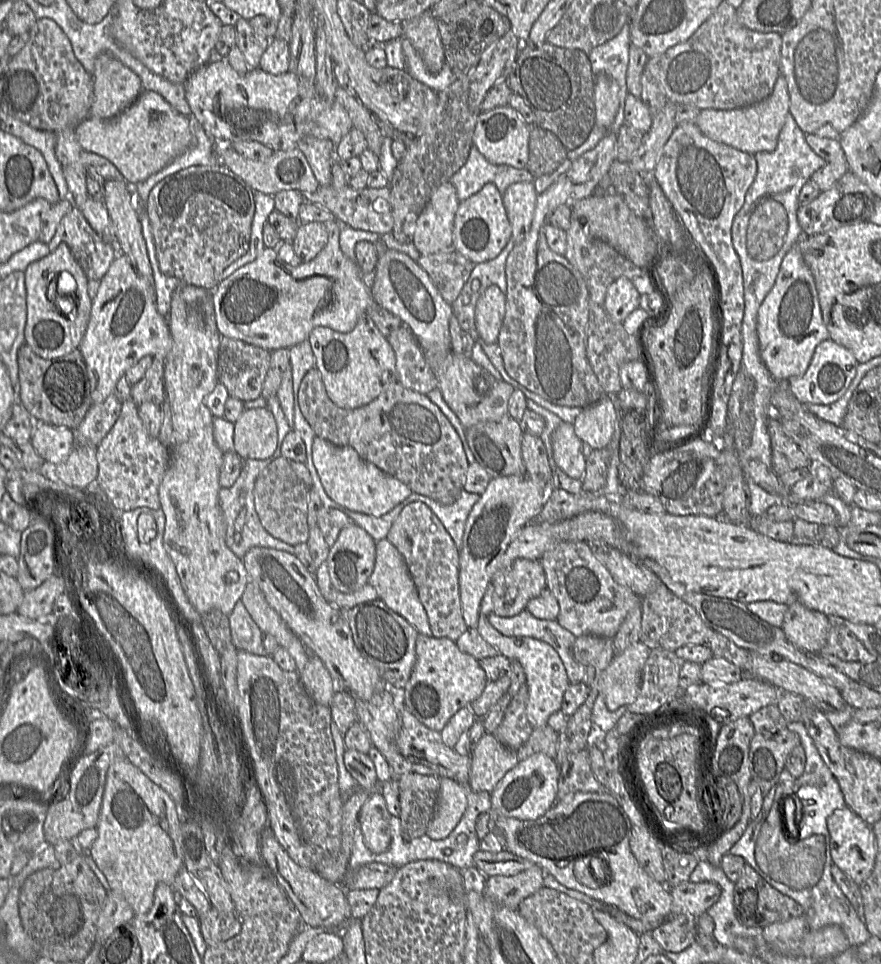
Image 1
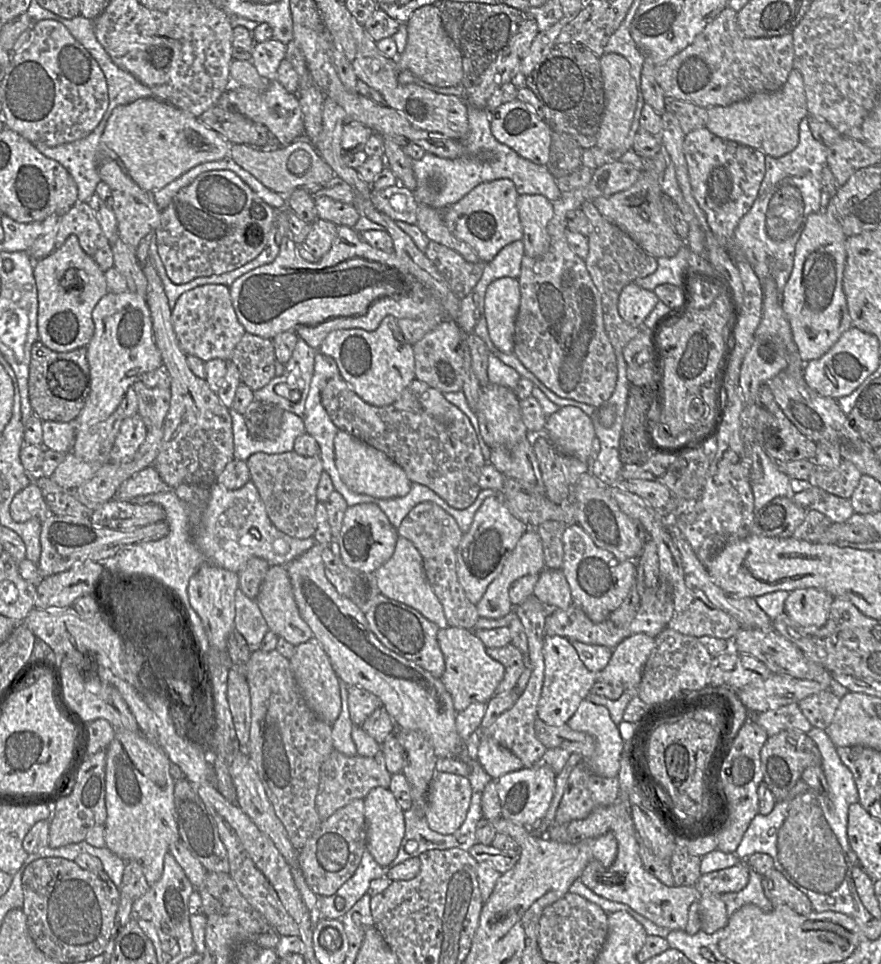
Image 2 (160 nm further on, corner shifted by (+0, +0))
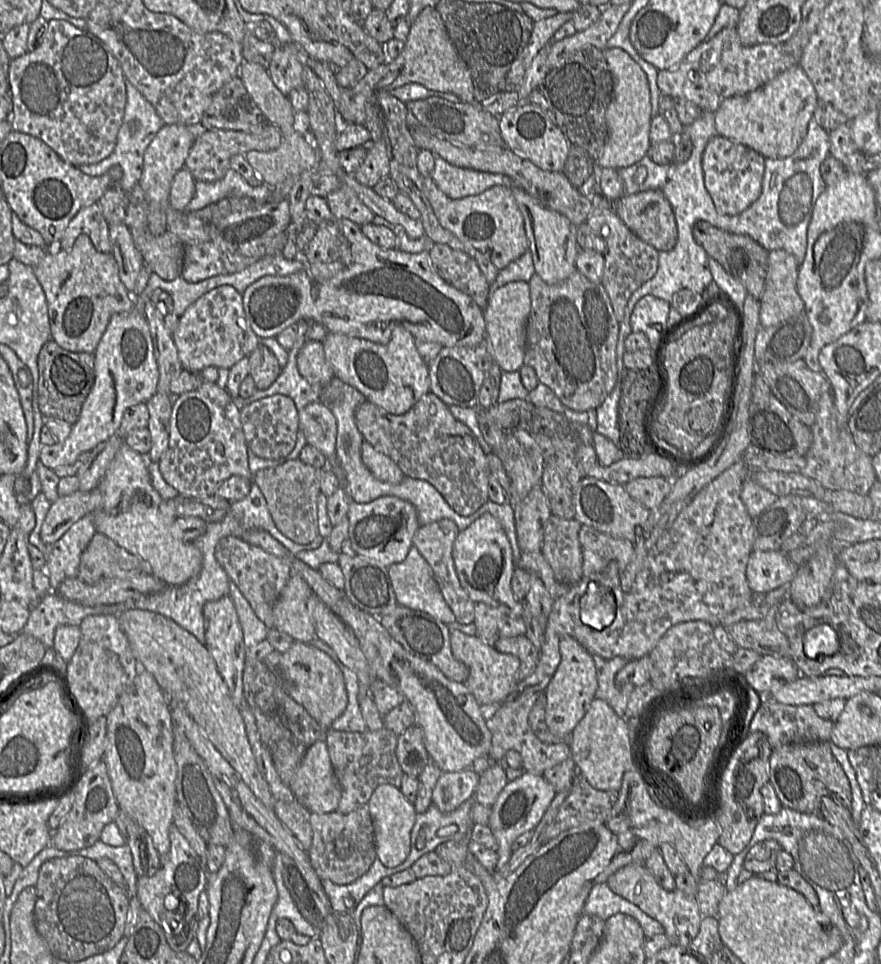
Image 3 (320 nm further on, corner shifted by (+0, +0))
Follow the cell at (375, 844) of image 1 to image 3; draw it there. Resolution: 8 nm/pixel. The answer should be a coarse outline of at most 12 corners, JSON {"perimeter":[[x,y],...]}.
{"perimeter":[[379,785],[367,804],[377,858],[404,862],[417,814],[399,788]]}

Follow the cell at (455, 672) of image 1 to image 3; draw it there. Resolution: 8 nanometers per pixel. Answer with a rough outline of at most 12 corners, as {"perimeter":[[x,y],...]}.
{"perimeter":[[450,631],[464,685],[480,705],[515,688],[519,659],[492,641]]}

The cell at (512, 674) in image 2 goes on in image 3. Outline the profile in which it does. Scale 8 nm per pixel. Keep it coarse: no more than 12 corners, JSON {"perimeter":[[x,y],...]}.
{"perimeter":[[525,635],[496,637],[497,651],[519,659],[517,683],[535,669],[540,651]]}

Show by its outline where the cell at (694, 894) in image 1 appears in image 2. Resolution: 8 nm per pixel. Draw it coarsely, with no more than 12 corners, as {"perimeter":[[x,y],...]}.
{"perimeter":[[739,864],[701,875],[700,895],[743,889],[750,867]]}

